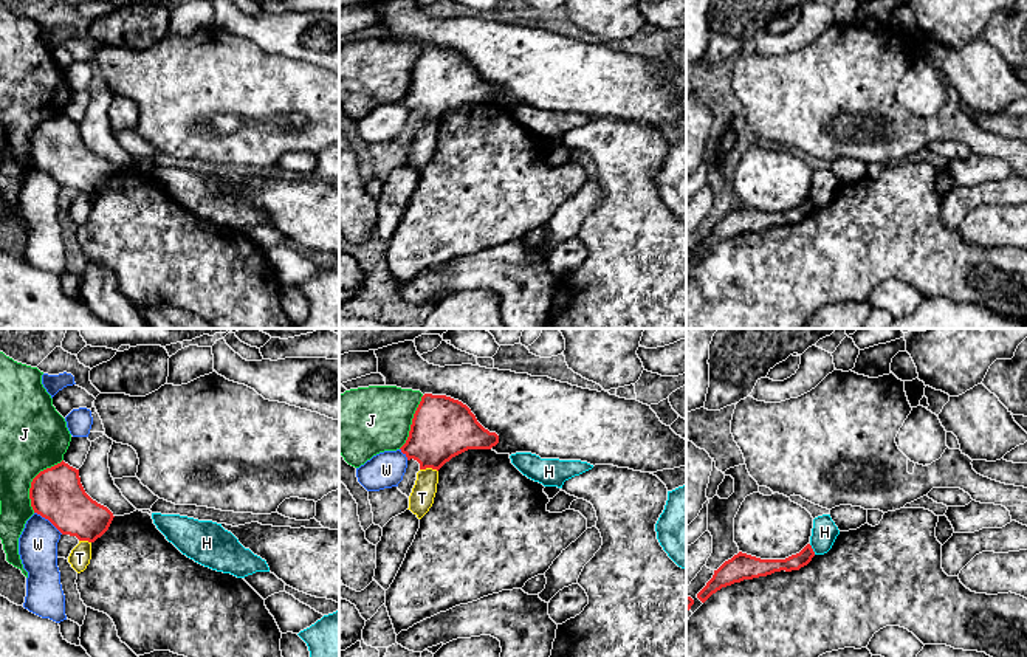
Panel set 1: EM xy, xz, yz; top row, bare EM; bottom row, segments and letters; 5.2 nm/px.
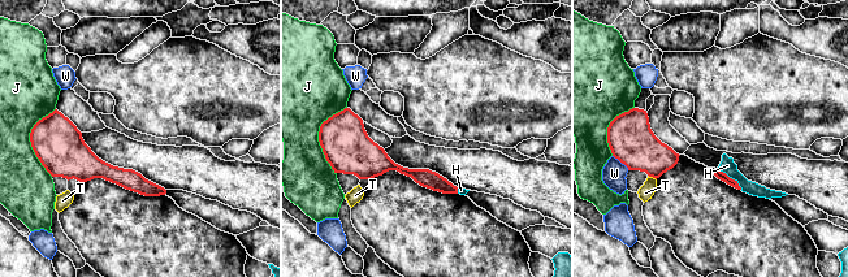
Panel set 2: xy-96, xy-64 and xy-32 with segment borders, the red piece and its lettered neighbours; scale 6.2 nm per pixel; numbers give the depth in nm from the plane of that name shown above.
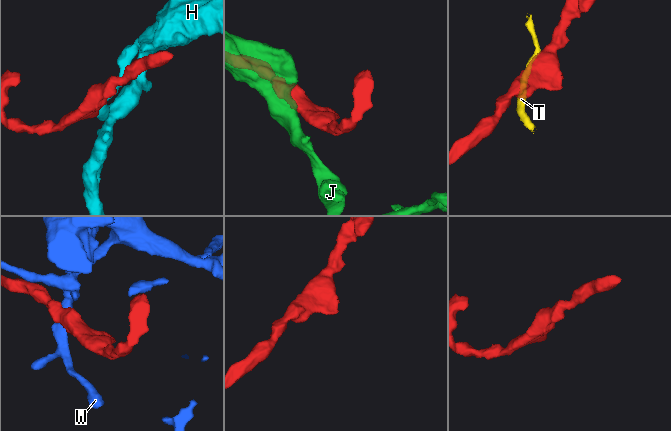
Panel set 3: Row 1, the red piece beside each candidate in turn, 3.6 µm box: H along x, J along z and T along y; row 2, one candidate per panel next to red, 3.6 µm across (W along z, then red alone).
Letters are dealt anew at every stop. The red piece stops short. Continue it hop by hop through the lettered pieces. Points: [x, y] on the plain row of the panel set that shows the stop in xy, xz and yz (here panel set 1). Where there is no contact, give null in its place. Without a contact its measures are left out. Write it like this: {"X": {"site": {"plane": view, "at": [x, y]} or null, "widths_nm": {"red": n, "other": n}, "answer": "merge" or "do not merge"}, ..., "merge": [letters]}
{"H": {"site": {"plane": "yz", "at": [812, 202]}, "widths_nm": {"red": 80, "other": 140}, "answer": "do not merge"}, "J": {"site": {"plane": "xy", "at": [33, 134]}, "widths_nm": {"red": 280, "other": 360}, "answer": "do not merge"}, "T": {"site": {"plane": "xz", "at": [429, 120]}, "widths_nm": {"red": 320, "other": 130}, "answer": "do not merge"}, "W": {"site": {"plane": "xy", "at": [48, 172]}, "widths_nm": {"red": 280, "other": 200}, "answer": "do not merge"}, "merge": []}

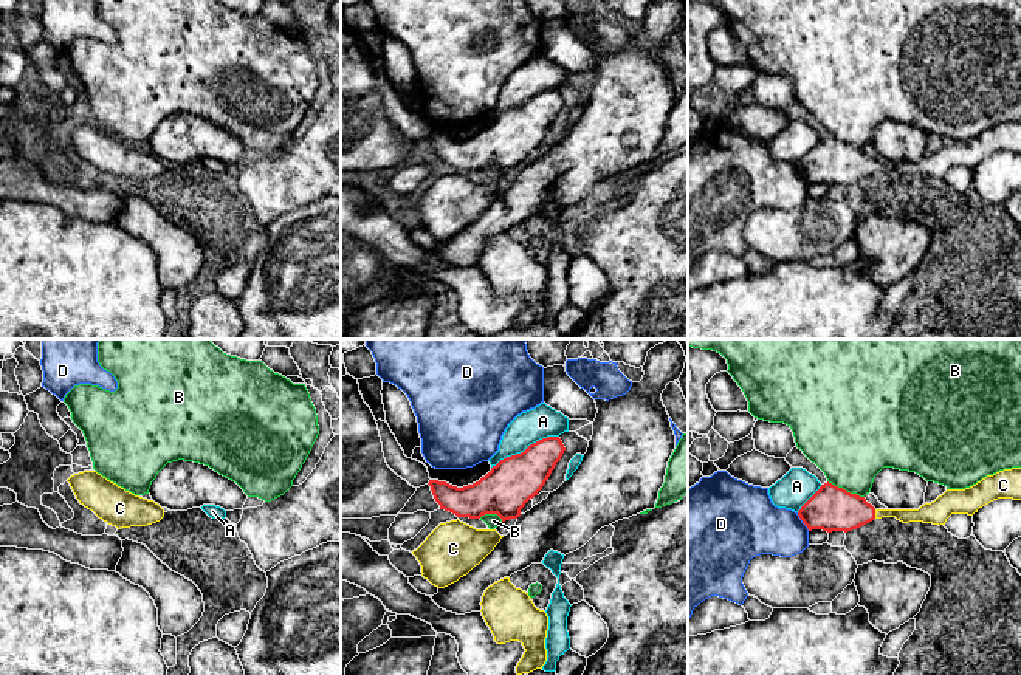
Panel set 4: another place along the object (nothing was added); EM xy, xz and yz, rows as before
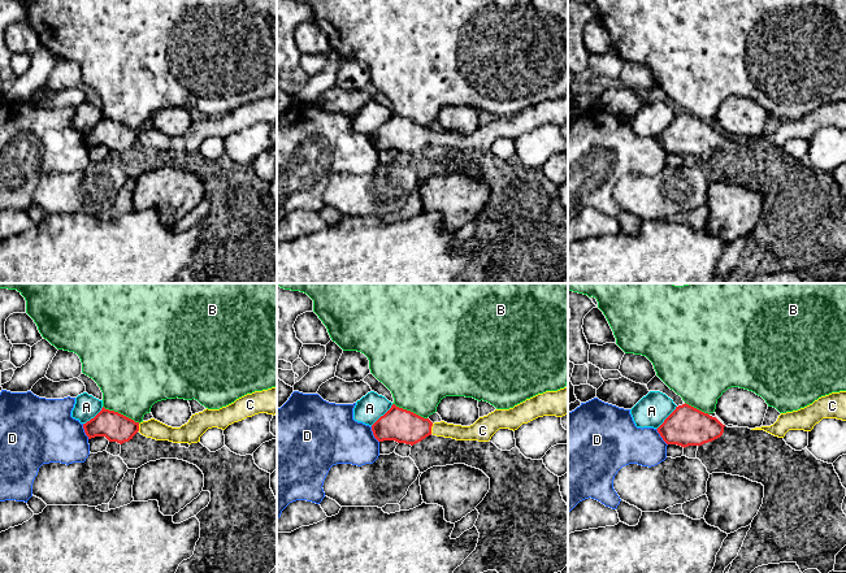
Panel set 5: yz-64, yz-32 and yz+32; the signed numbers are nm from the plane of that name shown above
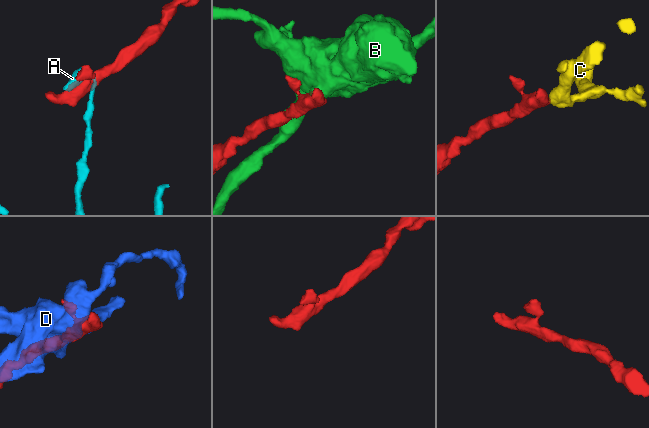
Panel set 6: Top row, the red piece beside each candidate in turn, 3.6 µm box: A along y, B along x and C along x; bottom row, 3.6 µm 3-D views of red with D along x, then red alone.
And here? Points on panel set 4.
{"A": {"site": {"plane": "xz", "at": [525, 102]}, "widths_nm": {"red": 260, "other": 170}, "answer": "do not merge"}, "B": {"site": {"plane": "yz", "at": [845, 143]}, "widths_nm": {"red": 240, "other": 420}, "answer": "do not merge"}, "C": {"site": {"plane": "yz", "at": [874, 167]}, "widths_nm": {"red": 240, "other": 80}, "answer": "merge"}, "D": {"site": {"plane": "yz", "at": [803, 175]}, "widths_nm": {"red": 240, "other": 300}, "answer": "do not merge"}, "merge": ["C"]}

